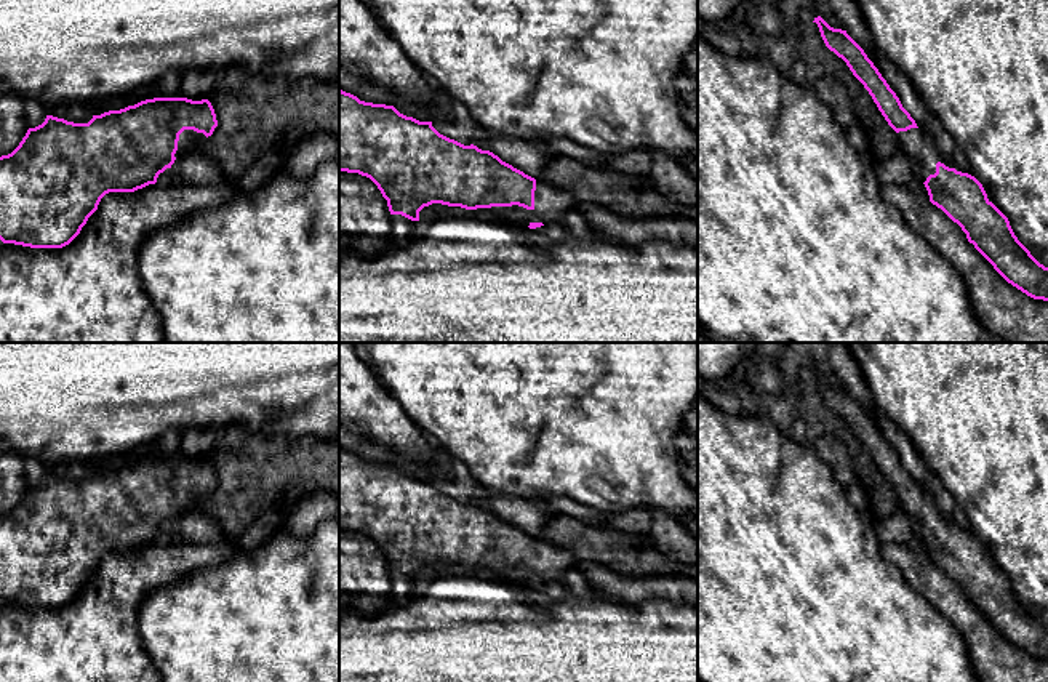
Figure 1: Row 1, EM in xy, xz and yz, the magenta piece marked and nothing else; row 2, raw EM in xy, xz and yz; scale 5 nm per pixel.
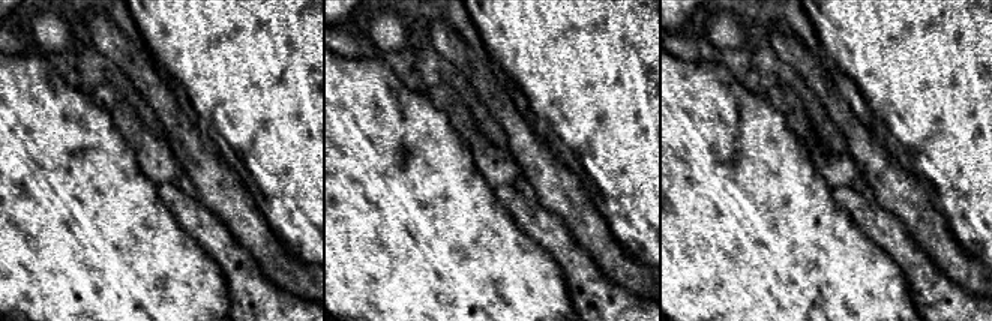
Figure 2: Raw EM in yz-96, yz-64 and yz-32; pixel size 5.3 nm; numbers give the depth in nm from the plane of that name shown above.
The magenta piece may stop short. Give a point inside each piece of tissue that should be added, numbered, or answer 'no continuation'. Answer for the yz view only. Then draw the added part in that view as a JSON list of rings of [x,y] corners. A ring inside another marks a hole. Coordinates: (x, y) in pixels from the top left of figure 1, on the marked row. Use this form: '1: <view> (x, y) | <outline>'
1: yz (912, 141) | [[[910,128],[907,131],[896,133],[899,141],[899,150],[914,163],[917,165],[923,147],[925,147],[925,134],[920,128]]]

